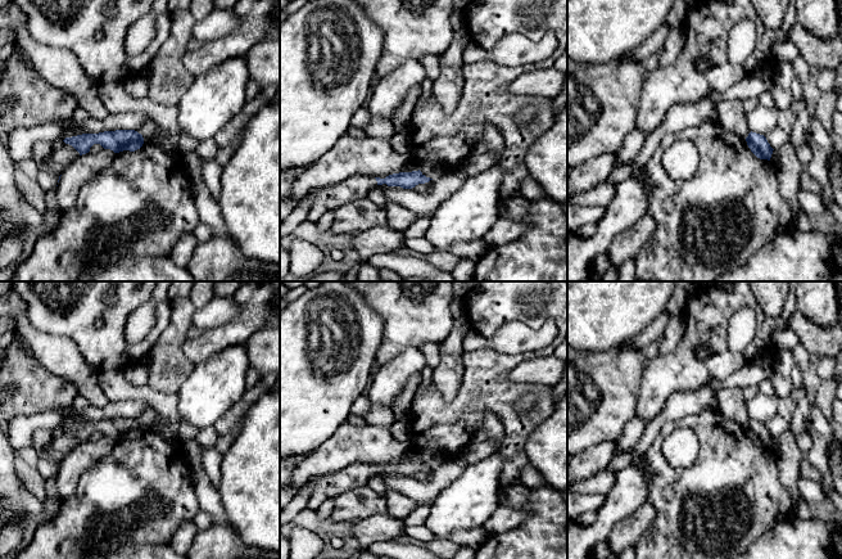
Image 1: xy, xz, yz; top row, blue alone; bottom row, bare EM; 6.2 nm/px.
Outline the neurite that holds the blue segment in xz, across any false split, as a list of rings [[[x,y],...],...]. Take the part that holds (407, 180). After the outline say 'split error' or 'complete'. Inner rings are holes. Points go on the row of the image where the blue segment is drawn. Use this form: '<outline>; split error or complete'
[[[418,170],[393,173],[385,179],[350,177],[335,185],[317,188],[308,193],[312,195],[312,202],[305,220],[317,224],[326,212],[336,209],[345,203],[367,198],[368,191],[376,185],[386,184],[388,186],[412,189],[416,185],[429,182],[430,180],[433,179],[426,177]]]; split error

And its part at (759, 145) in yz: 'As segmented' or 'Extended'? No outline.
As segmented

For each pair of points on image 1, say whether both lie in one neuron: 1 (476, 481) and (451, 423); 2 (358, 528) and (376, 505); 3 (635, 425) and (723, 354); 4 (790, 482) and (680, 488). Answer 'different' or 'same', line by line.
1: different
2: different
3: different
4: different

